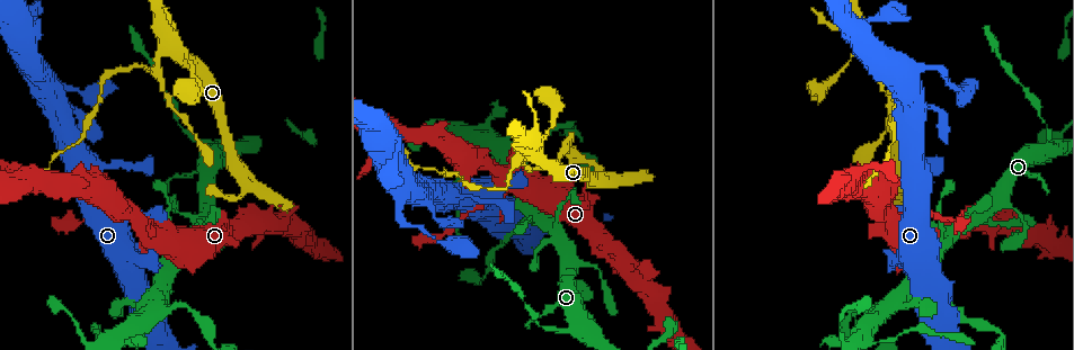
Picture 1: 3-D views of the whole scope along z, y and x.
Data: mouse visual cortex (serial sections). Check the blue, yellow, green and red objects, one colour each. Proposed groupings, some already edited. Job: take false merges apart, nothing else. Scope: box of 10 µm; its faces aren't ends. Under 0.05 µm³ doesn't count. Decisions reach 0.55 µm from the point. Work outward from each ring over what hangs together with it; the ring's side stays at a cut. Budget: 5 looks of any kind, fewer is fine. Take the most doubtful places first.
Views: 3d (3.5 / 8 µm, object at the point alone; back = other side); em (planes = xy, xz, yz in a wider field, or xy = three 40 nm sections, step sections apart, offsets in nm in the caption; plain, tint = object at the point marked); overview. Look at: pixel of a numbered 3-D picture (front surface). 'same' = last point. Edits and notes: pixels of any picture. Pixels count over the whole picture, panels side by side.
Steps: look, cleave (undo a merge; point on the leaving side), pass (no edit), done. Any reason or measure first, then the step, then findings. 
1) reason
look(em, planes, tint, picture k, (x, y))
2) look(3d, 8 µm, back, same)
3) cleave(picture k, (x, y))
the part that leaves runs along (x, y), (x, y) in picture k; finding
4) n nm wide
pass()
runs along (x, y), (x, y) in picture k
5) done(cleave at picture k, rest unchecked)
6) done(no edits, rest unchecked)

abrupt turn
look(3d, 3.5 µm, picture 1, (144, 67))

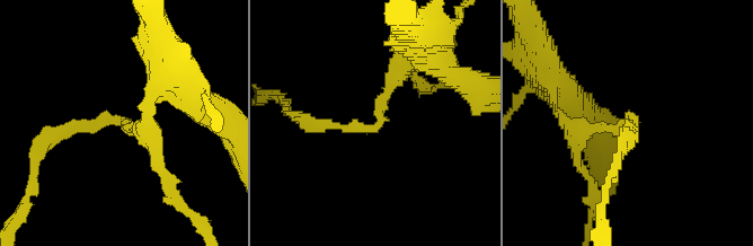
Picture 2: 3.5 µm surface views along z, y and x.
arms of 150, 250 nm
look(em, xy, step 1, tint, picture 2, (378, 125))

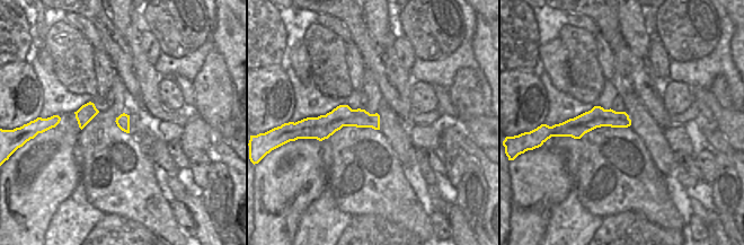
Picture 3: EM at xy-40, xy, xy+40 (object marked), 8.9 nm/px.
look(em, planes, tint, same)

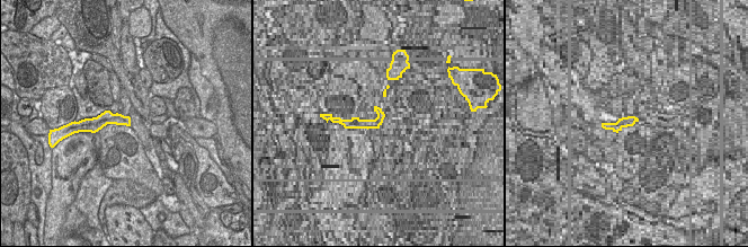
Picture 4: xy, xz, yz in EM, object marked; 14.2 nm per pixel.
cleave(picture 2, (336, 125))
the part that leaves runs along (372, 129), (320, 129), (285, 111) in picture 2; two cells meet here

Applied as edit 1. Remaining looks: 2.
three arms meet
look(3d, 3.5 µm, picture 1, (162, 275))

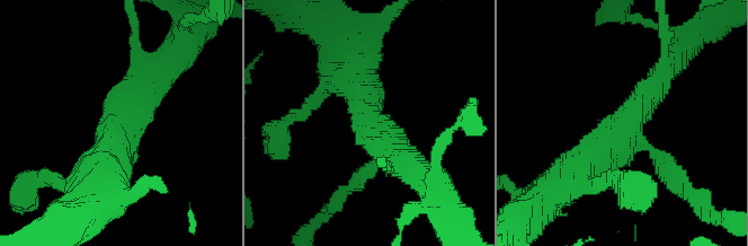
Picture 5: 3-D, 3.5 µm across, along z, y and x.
3 arms; arms of 200, 350, 450 nm
look(em, xy, step 3, tint, picture 5, (626, 126))

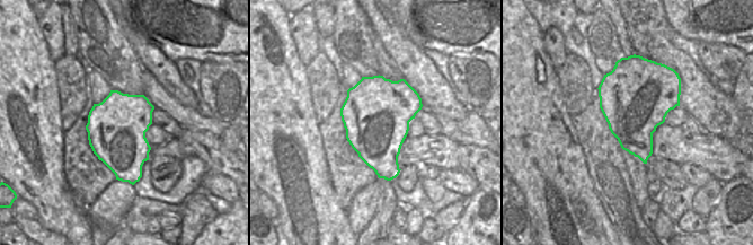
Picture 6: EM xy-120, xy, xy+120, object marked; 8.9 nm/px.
pass()
runs along (665, 70), (619, 132), (572, 174) in picture 5; continuous, no second cell

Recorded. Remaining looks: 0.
done(cleave at picture 2, rest unchecked)

